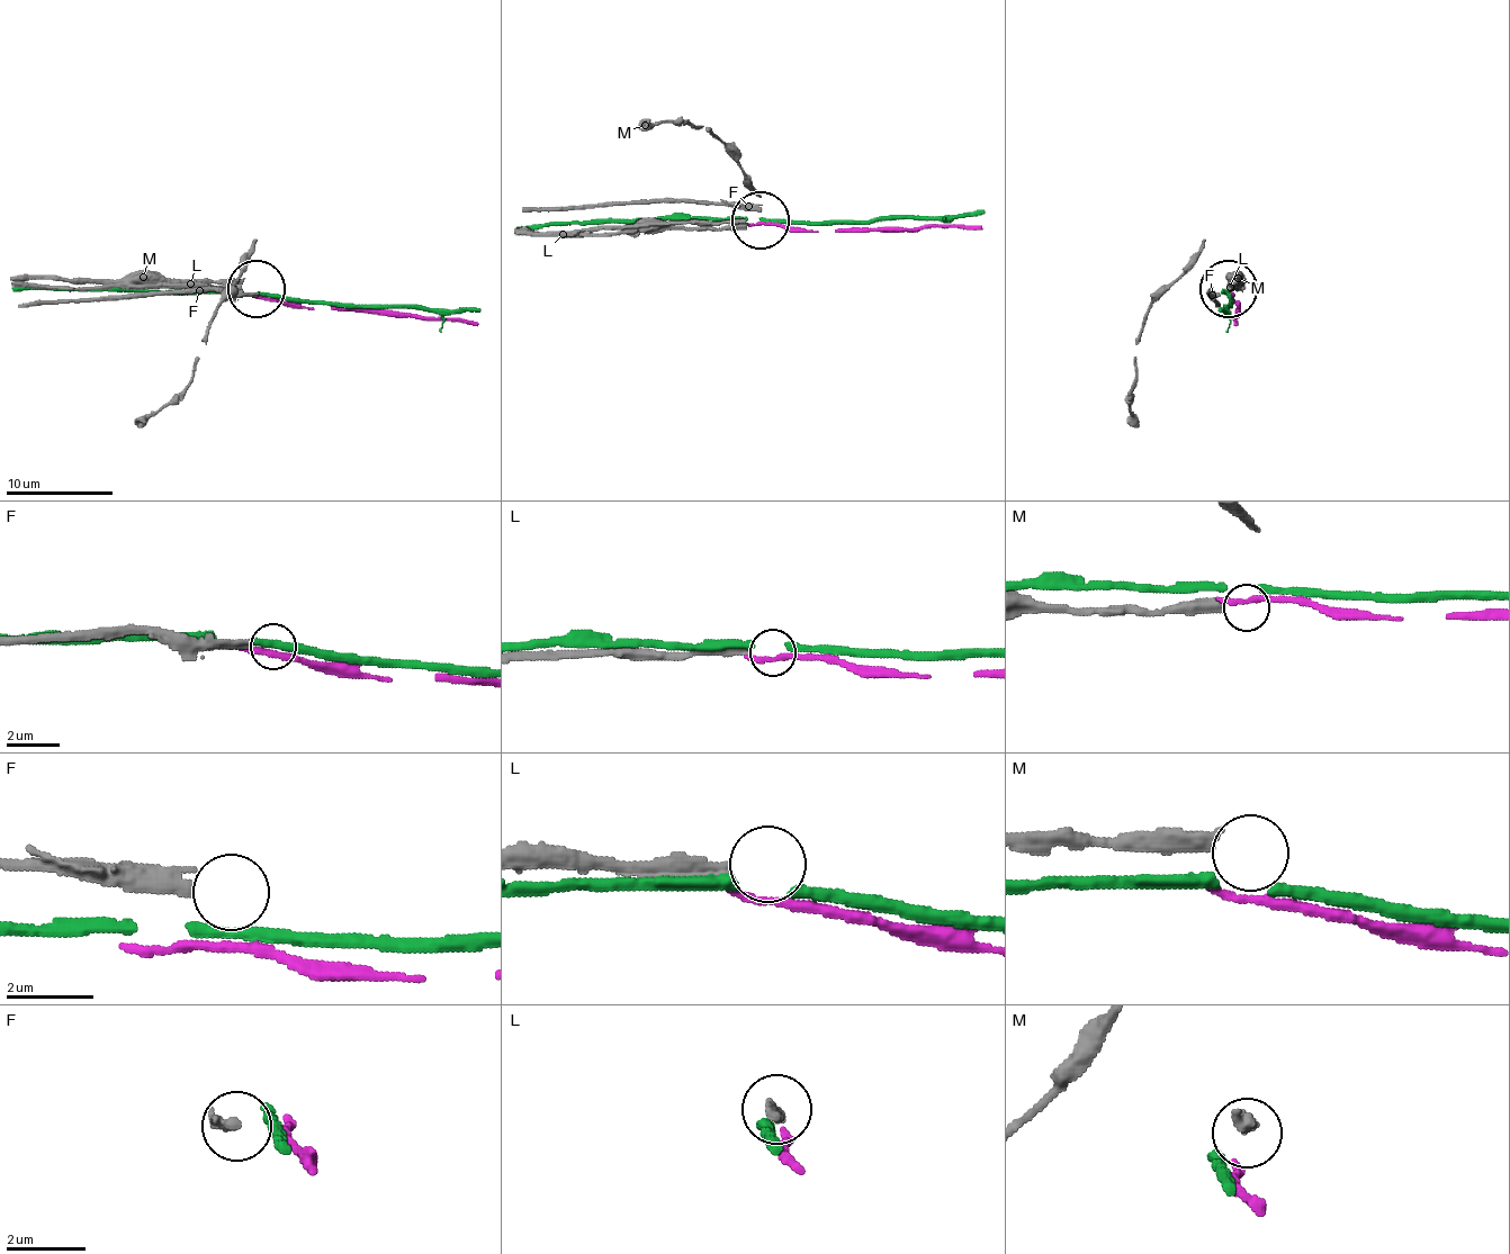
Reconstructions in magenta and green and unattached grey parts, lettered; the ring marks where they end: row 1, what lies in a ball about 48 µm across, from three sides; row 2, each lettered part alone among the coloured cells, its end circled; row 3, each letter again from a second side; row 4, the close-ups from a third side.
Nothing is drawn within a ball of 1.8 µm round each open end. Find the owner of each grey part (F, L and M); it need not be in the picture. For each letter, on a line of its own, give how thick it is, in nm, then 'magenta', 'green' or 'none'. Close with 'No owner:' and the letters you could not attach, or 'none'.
F: 360 nm | none
L: 300 nm | none
M: 360 nm | none
No owner: F, L, M

